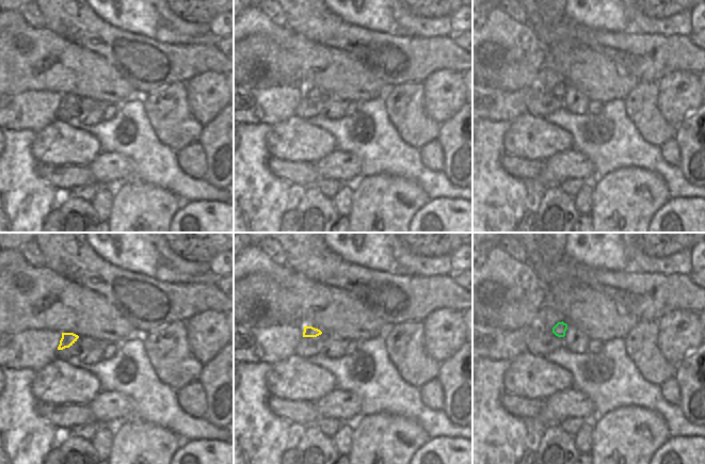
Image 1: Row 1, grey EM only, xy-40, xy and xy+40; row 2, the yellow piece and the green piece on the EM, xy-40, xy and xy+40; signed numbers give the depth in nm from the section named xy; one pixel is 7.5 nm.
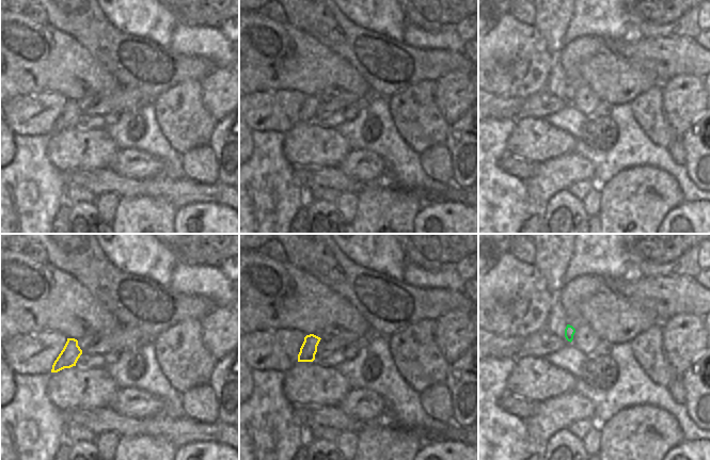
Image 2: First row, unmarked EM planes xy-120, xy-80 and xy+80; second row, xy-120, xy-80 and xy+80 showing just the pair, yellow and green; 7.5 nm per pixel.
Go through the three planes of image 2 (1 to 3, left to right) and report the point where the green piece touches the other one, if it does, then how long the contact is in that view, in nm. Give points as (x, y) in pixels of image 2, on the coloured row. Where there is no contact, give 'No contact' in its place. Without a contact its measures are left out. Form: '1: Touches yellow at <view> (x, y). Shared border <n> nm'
1: No contact
2: No contact
3: No contact.

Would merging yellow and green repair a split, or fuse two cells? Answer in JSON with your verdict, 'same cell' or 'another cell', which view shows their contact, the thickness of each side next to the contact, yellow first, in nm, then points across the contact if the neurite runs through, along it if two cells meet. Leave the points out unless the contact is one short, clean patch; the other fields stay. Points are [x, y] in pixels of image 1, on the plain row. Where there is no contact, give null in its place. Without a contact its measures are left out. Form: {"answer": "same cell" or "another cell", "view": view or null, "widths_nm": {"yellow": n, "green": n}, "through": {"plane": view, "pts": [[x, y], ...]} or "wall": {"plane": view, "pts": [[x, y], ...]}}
{"answer": "same cell", "view": null}

